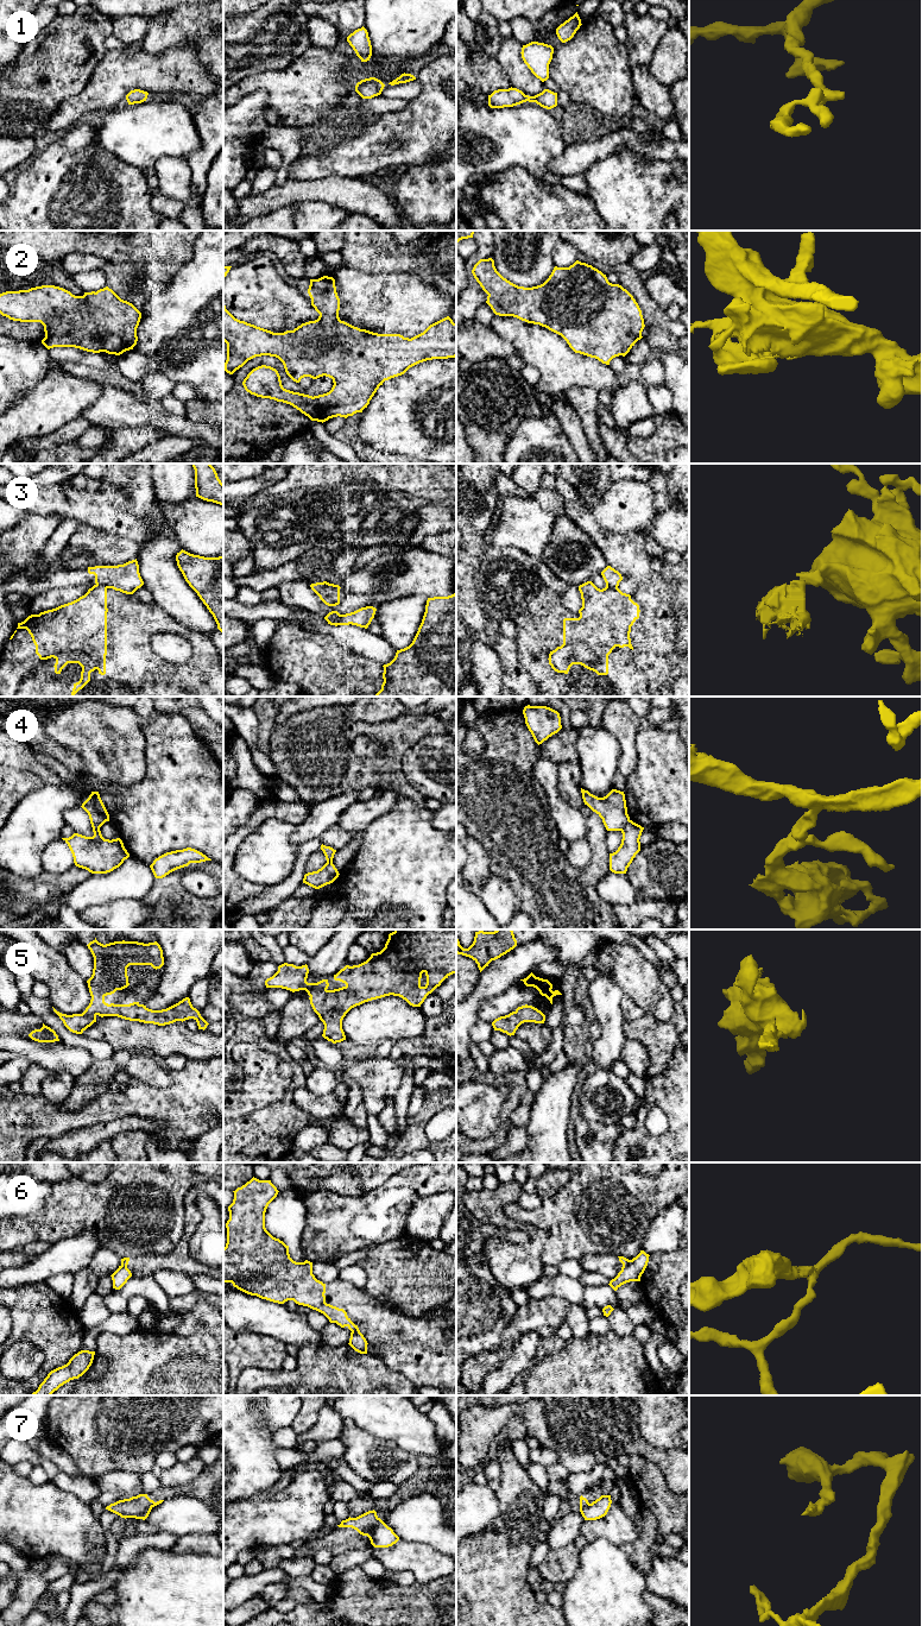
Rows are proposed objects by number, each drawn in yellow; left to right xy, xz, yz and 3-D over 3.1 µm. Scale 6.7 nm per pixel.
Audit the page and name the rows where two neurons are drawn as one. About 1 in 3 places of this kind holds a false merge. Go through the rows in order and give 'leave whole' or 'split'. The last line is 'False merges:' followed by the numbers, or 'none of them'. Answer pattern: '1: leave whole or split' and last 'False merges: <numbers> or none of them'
1: leave whole
2: leave whole
3: split
4: split
5: leave whole
6: split
7: split
False merges: 3, 4, 6, 7

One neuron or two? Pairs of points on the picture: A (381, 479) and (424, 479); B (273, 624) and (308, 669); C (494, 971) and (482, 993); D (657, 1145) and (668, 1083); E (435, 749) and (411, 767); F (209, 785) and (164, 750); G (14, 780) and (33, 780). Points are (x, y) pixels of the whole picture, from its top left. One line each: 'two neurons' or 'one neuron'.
A: one neuron
B: two neurons
C: one neuron
D: one neuron
E: one neuron
F: one neuron
G: one neuron

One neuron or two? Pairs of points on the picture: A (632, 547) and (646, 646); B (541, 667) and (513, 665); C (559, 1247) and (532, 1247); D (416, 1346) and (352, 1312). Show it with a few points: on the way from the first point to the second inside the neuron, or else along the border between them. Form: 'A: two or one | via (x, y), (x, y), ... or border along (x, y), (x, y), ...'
A: one | via (641, 572), (651, 587), (651, 621)
B: two | border along (513, 640), (517, 647), (518, 661), (537, 684)
C: two | border along (545, 1229), (548, 1240), (542, 1254), (543, 1265)
D: one | via (400, 1341), (367, 1316)

